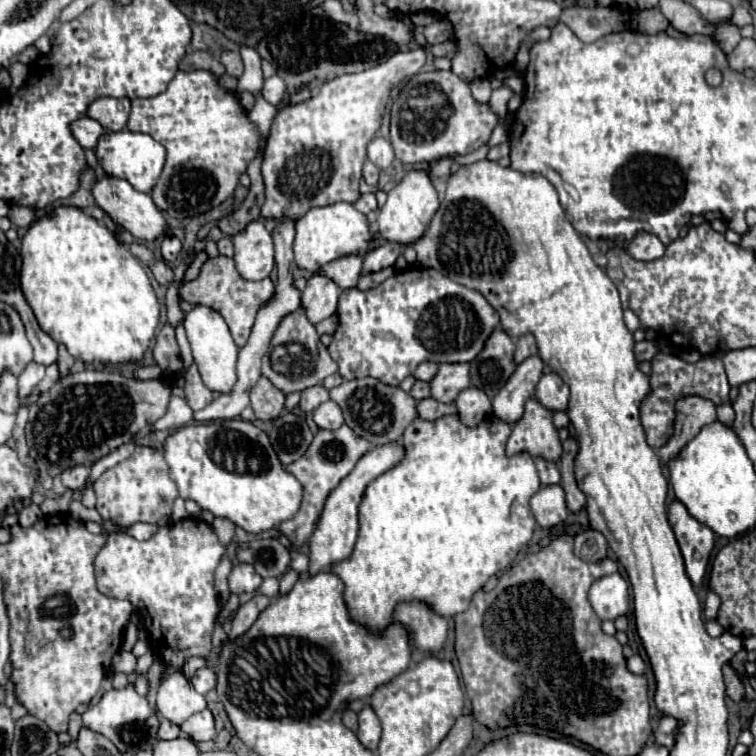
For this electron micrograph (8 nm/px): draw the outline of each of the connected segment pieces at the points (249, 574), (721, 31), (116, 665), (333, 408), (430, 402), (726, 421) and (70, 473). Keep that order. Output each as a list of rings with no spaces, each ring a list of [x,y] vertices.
[[[235,563],[229,575],[229,591],[235,595],[241,593],[255,593],[261,585],[261,577],[249,563]]]
[[[721,25],[715,33],[715,41],[719,43],[719,47],[725,51],[725,53],[731,53],[737,43],[741,41],[741,35],[739,35],[739,29],[737,27],[727,27],[727,25]]]
[[[119,651],[115,657],[113,657],[113,673],[133,673],[135,671],[135,655],[133,653],[127,653],[127,651]]]
[[[325,401],[313,411],[313,419],[319,429],[339,429],[343,425],[343,415],[341,409],[335,401]]]
[[[421,399],[417,401],[417,413],[419,413],[419,419],[425,419],[425,421],[435,421],[435,419],[441,419],[441,417],[447,417],[447,415],[455,415],[457,409],[455,405],[445,405],[445,403],[439,403],[435,399]]]
[[[725,403],[725,405],[719,405],[719,407],[717,407],[717,421],[719,421],[719,423],[723,423],[723,425],[727,425],[727,427],[732,427],[733,417],[735,417],[735,413],[733,413],[733,409],[731,409],[731,403]]]
[[[71,467],[67,471],[61,473],[63,485],[71,491],[83,491],[87,487],[87,479],[89,479],[89,469],[87,467]]]

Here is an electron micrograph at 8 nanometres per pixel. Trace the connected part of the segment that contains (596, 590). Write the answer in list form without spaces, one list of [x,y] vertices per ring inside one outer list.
[[[611,573],[597,579],[589,589],[589,601],[601,621],[625,615],[629,609],[629,587],[621,573]]]

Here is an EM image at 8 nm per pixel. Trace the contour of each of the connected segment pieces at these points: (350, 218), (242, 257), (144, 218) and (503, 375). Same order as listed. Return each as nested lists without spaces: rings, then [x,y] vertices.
[[[335,203],[327,207],[315,207],[307,215],[303,215],[297,223],[295,233],[295,261],[299,269],[305,269],[309,273],[317,273],[323,265],[345,257],[345,255],[367,255],[375,247],[381,247],[383,241],[375,231],[371,231],[371,225],[365,217],[365,213],[357,211],[351,203]]]
[[[251,221],[233,237],[235,265],[243,279],[259,281],[273,271],[273,239],[261,221]]]
[[[105,175],[105,177],[101,177],[101,179],[95,181],[95,185],[93,185],[91,191],[93,191],[95,205],[101,207],[117,225],[121,225],[125,231],[133,233],[137,239],[153,241],[153,239],[157,239],[159,235],[165,233],[165,217],[163,217],[163,213],[155,207],[151,195],[133,189],[125,179]]]
[[[497,327],[487,339],[483,351],[469,363],[471,385],[479,387],[489,399],[493,399],[517,367],[513,353],[515,341],[501,327]]]

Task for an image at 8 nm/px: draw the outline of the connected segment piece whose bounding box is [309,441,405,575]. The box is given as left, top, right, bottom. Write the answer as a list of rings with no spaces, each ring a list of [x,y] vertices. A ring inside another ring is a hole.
[[[385,443],[383,447],[375,447],[371,449],[369,453],[365,453],[355,469],[337,485],[337,489],[331,491],[331,495],[327,497],[325,501],[325,509],[317,521],[317,527],[311,535],[311,541],[309,541],[309,557],[311,557],[311,563],[309,563],[309,573],[319,573],[319,571],[325,571],[331,563],[337,563],[337,561],[343,561],[351,555],[353,551],[353,545],[355,545],[355,539],[357,539],[357,533],[359,533],[359,503],[363,501],[363,495],[365,495],[365,489],[367,485],[377,479],[379,475],[383,475],[385,471],[393,469],[405,455],[405,447],[401,443]]]

